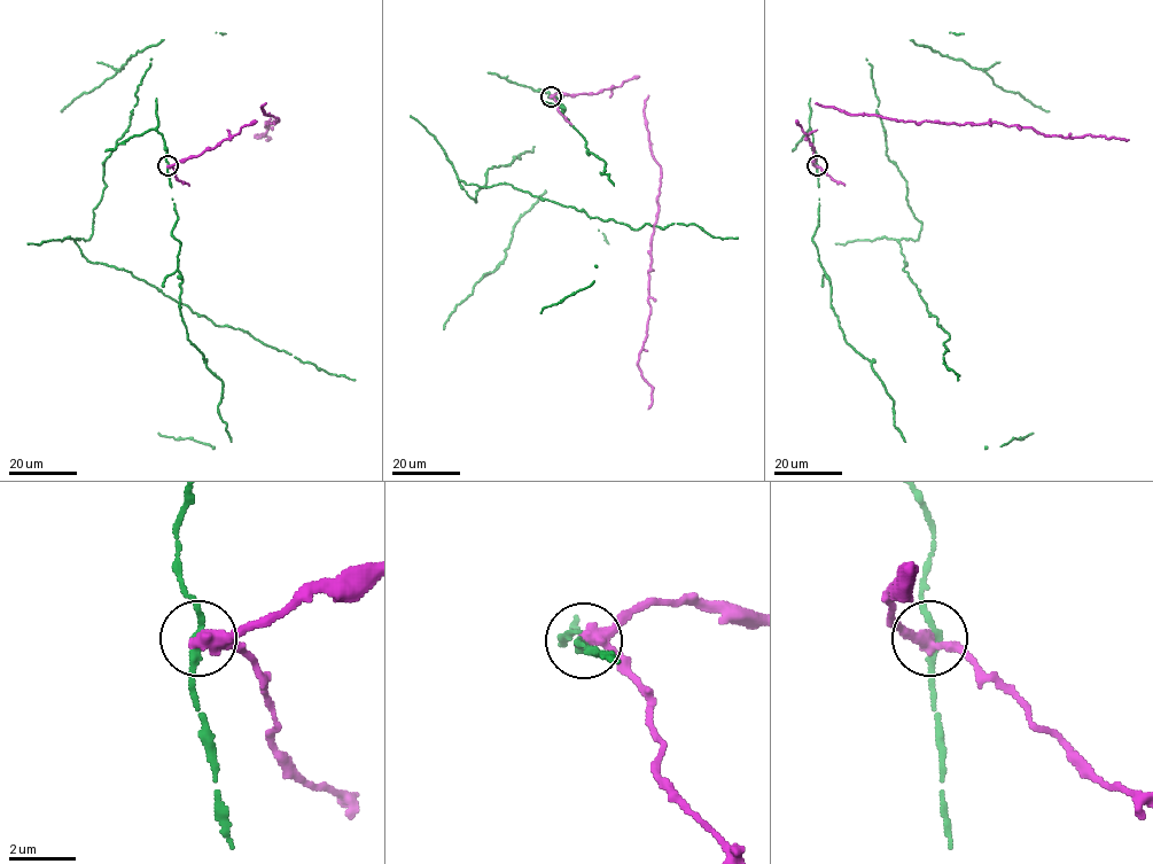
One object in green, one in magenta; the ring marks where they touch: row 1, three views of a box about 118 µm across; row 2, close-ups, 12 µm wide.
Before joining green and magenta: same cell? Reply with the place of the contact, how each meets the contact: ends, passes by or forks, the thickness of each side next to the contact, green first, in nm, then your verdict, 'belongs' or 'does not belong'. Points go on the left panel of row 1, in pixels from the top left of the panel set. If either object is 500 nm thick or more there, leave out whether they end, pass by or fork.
(168, 165) | green passes by | magenta passes by | 200/360 nm | does not belong

